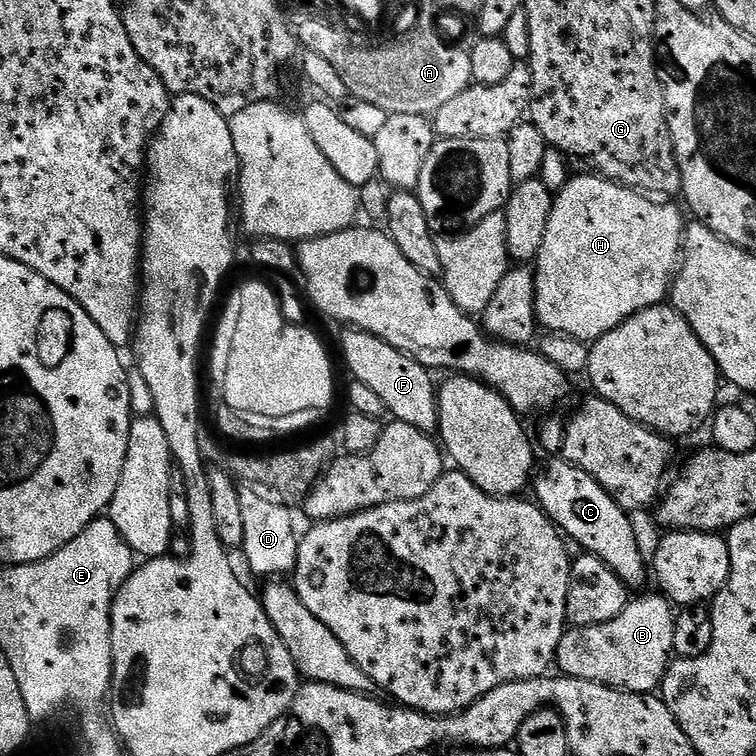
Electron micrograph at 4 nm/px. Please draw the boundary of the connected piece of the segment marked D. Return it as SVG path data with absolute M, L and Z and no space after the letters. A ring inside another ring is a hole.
M252 486L241 487L240 497L242 498L242 531L246 534L242 553L244 552L244 560L248 563L249 570L256 576L268 576L266 578L284 578L287 577L287 572L288 575L295 573L300 541L296 524L292 521L293 509L269 498L263 491Z

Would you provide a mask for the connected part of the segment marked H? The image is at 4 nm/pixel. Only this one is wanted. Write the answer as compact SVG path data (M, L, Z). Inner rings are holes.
M595 174L573 175L565 188L555 193L550 210L550 222L546 222L546 238L542 238L542 250L534 261L537 321L547 331L566 334L570 338L591 342L602 338L602 334L610 334L610 330L614 330L634 314L652 308L655 304L665 303L669 299L672 282L682 260L682 245L686 231L686 220L680 217L679 210L672 204L675 203L661 202L651 195L636 191L635 188L623 188L621 184L615 184L613 180L605 180L603 176Z

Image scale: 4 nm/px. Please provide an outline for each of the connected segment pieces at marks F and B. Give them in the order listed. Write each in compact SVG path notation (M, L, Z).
M348 330L344 337L340 340L340 348L344 351L344 360L348 363L351 374L358 382L366 382L366 386L370 386L370 390L374 390L374 394L378 394L378 398L382 398L382 402L386 402L388 407L388 416L392 420L401 420L406 422L406 426L418 426L418 430L429 434L435 433L440 427L440 419L438 418L438 402L436 401L436 393L438 391L437 381L432 381L432 376L427 367L413 358L402 354L394 346L390 346L387 340L380 340L372 332L358 332Z
M663 594L655 595L640 596L637 600L636 597L629 599L622 614L618 614L618 618L610 622L585 628L569 627L556 651L555 667L563 675L582 678L586 682L598 682L602 686L621 688L623 692L655 693L663 685L664 676L668 673L668 665L674 659L672 647L676 625L676 612L672 601Z

